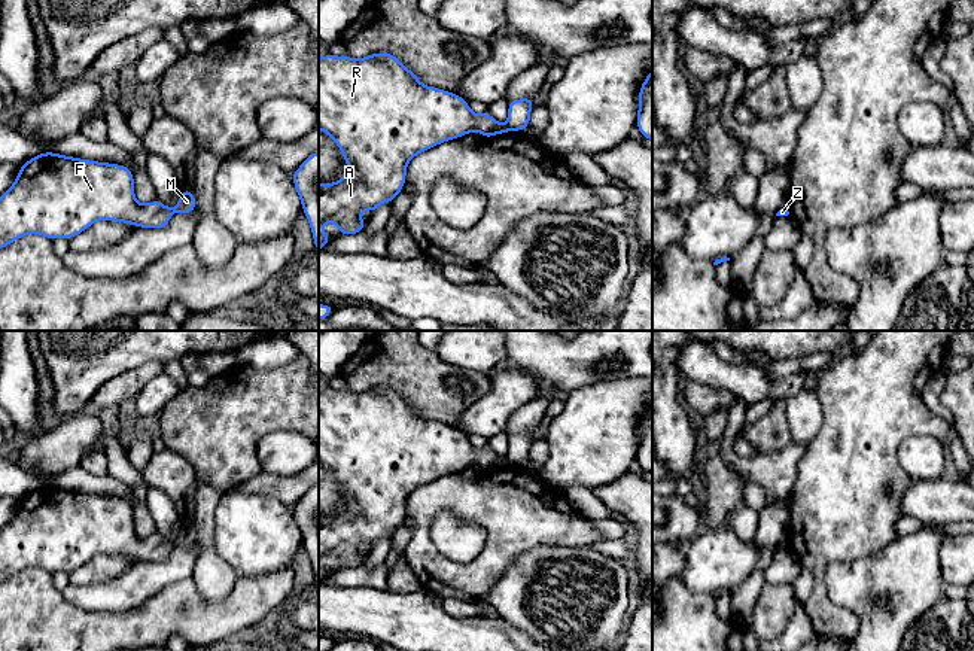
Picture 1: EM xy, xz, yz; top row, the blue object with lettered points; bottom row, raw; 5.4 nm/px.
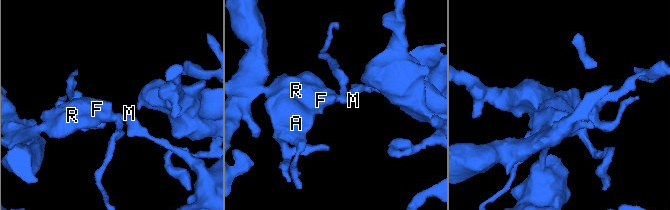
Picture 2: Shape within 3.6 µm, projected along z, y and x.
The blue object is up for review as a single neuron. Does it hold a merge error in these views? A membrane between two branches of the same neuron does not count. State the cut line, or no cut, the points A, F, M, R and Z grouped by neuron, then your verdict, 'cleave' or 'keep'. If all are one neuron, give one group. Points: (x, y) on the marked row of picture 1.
xz (505, 125), (510, 130) | A F R Z / M | cleave

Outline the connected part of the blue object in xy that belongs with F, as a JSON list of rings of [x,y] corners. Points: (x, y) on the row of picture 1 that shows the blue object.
[[[42,152],[19,167],[13,185],[0,197],[0,249],[27,234],[40,234],[51,241],[58,237],[70,240],[97,220],[161,229],[173,213],[158,200],[137,203],[134,176],[127,165]]]

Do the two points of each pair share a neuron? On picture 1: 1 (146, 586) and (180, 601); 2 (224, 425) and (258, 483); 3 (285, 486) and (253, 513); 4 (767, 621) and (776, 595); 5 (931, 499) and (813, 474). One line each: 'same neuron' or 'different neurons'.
1: different neurons
2: different neurons
3: different neurons
4: same neuron
5: different neurons

